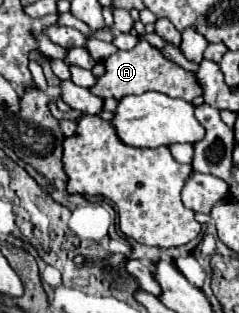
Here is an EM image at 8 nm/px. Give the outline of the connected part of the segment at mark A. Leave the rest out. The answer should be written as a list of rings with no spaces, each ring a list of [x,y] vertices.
[[[140,41],[130,51],[116,51],[108,59],[104,59],[106,73],[96,77],[96,85],[90,87],[90,91],[96,97],[114,97],[120,99],[122,95],[132,93],[144,93],[144,91],[160,91],[170,97],[180,97],[188,103],[192,103],[196,97],[204,95],[204,87],[200,87],[200,81],[196,79],[196,73],[186,71],[178,63],[170,61],[162,49],[152,47],[148,41]]]

